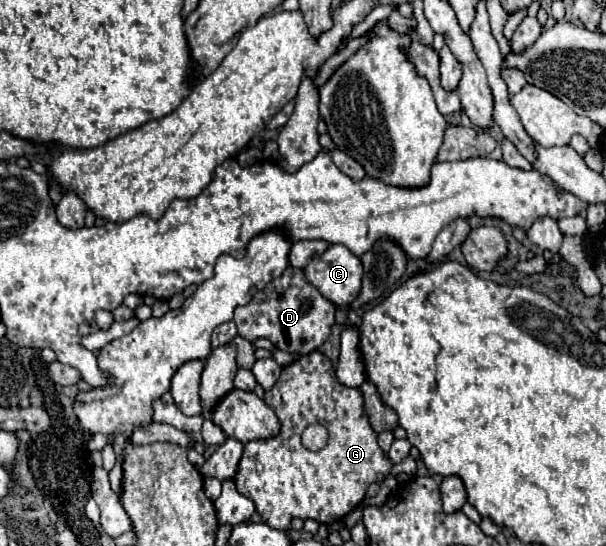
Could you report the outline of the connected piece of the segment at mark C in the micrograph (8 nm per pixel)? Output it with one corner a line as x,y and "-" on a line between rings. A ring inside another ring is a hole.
330,246
304,268
306,280
336,306
352,304
362,286
362,262
346,246

